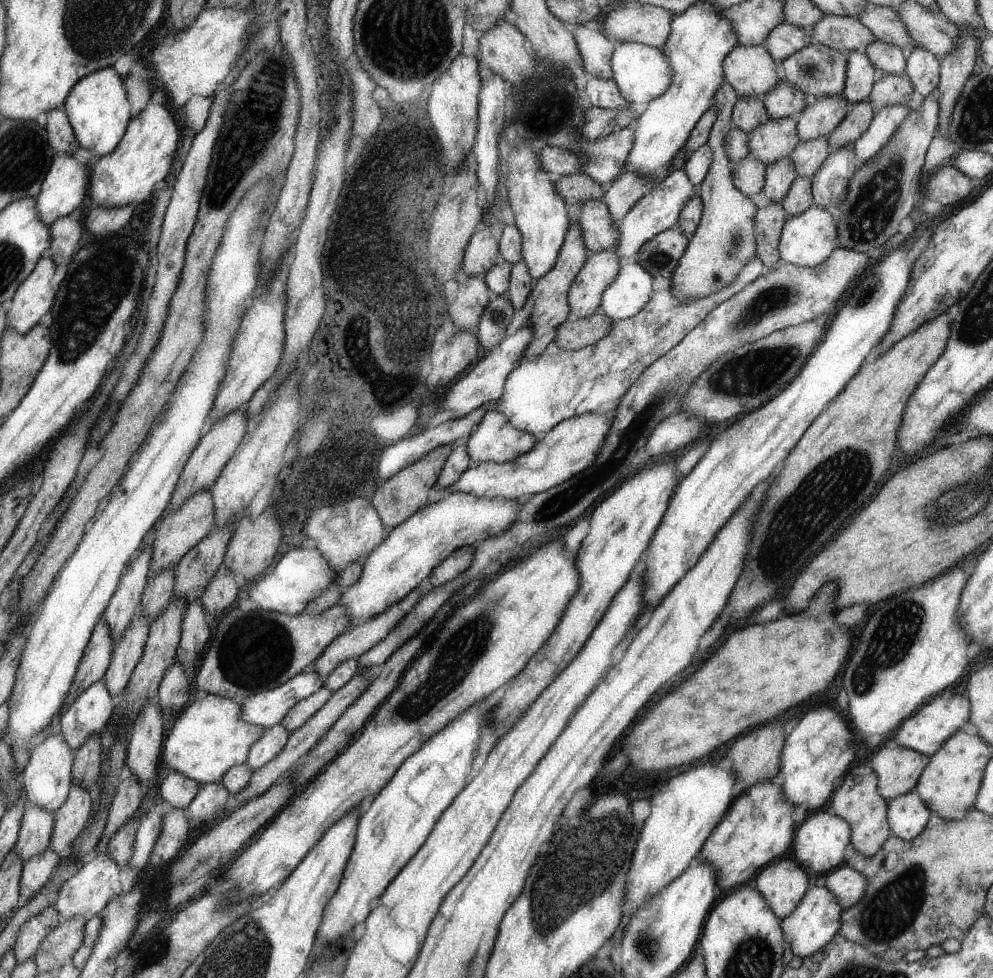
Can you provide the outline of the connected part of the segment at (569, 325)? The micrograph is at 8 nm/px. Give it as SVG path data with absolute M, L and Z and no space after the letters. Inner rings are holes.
M600 311L584 318L567 318L559 326L555 343L565 351L589 347L610 334L612 323L613 320Z

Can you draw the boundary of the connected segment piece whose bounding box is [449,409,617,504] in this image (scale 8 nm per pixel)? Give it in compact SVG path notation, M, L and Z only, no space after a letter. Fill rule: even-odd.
M610 409L600 414L584 413L563 420L552 427L546 436L538 439L531 451L519 456L518 459L507 463L478 463L466 470L449 489L477 497L517 500L519 504L523 504L531 496L566 483L590 468L596 459L599 459L600 451L603 451L603 444L606 443L607 436L614 426L616 413L616 409Z

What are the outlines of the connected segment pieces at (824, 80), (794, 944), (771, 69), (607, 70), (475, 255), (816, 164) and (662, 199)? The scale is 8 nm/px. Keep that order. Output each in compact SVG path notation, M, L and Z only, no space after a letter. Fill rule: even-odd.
M810 44L784 59L782 68L784 68L784 78L790 85L806 93L810 99L818 99L842 96L844 86L847 86L844 84L847 82L847 64L846 54L842 54L838 49L830 48L828 45Z
M817 881L812 890L803 896L799 907L790 916L783 918L784 936L793 954L802 958L809 957L826 947L842 931L843 910L835 893Z
M736 45L724 59L723 71L726 73L725 82L731 85L738 96L762 102L781 81L766 46Z
M576 25L574 35L583 55L583 70L590 72L593 77L612 79L614 69L611 67L611 56L614 54L614 44L604 34L584 25Z
M487 227L470 237L465 248L462 269L469 277L482 278L498 263L499 257L499 243Z
M822 137L799 141L799 145L790 153L790 160L801 177L811 179L831 151L827 139Z
M682 168L673 170L666 179L656 183L636 204L632 210L620 220L616 226L620 231L619 243L614 250L619 256L632 256L643 248L643 244L656 235L674 228L679 222L683 208L687 202L698 192L698 187Z

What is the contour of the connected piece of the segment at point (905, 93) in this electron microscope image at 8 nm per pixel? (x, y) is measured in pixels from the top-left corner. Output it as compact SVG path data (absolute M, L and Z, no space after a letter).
M884 73L881 79L876 81L867 100L877 113L882 107L888 105L910 107L912 94L914 94L914 87L907 75L901 77Z

